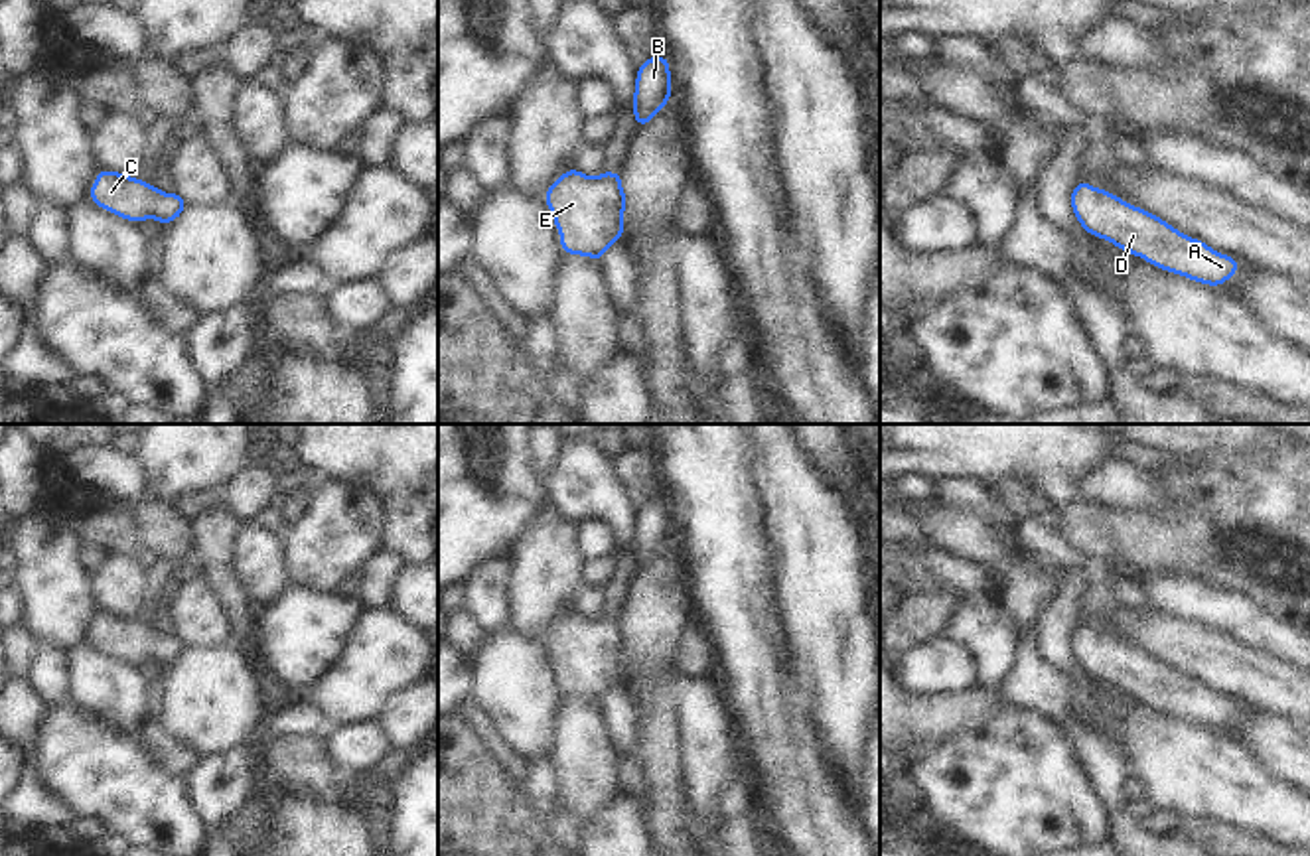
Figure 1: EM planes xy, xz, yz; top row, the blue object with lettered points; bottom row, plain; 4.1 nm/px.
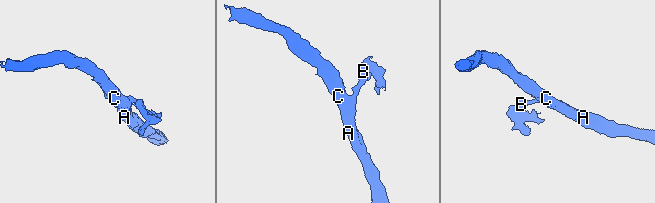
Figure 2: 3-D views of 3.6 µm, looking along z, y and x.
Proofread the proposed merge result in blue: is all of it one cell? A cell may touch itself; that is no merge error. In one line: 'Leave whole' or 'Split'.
Leave whole.

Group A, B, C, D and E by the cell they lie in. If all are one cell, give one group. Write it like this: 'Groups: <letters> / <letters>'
Groups: A B C D E.

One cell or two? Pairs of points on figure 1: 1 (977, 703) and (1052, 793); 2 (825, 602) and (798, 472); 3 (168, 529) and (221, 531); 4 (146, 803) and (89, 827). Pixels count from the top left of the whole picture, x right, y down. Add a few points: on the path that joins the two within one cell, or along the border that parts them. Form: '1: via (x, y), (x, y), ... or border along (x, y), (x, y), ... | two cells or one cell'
1: border along (1001, 699), (944, 736) | two cells
2: via (819, 570), (813, 531), (803, 503) | one cell
3: border along (194, 523), (198, 557) | two cells
4: border along (77, 815), (95, 815), (109, 831) | two cells

